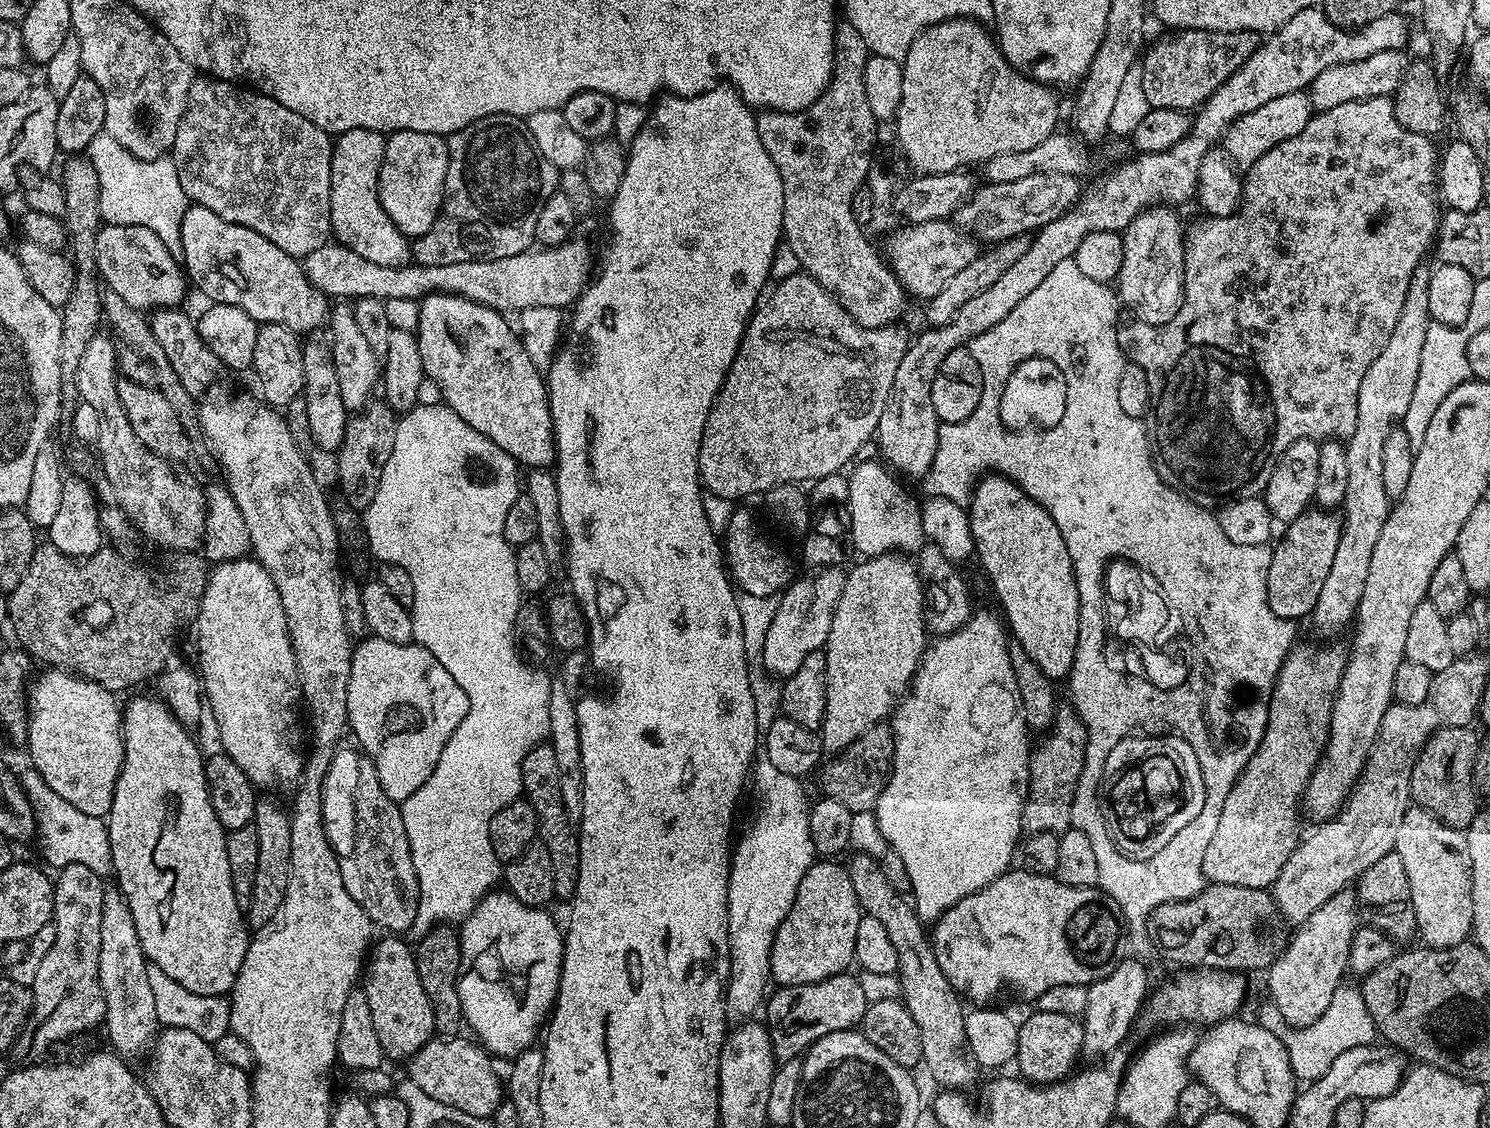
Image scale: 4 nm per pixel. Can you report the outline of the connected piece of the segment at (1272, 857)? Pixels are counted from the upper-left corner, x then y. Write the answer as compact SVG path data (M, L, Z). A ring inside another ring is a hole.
M1300 642L1288 652L1280 673L1276 675L1276 684L1272 687L1272 696L1268 700L1268 721L1264 736L1258 750L1250 758L1250 762L1246 762L1242 774L1234 782L1230 794L1226 794L1226 806L1222 806L1222 814L1218 818L1218 831L1210 841L1210 846L1206 846L1202 870L1207 883L1271 889L1282 866L1286 866L1286 858L1290 858L1290 854L1300 843L1304 791L1328 744L1332 703L1336 697L1338 682L1342 678L1342 670L1348 661L1345 645L1334 643L1338 642L1318 643L1320 646Z

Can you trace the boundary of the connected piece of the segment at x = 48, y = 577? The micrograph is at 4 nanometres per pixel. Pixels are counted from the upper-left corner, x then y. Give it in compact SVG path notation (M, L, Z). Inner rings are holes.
M50 542L37 543L34 550L34 558L30 558L30 566L23 576L22 582L18 582L16 589L7 597L8 606L7 619L12 620L12 628L16 631L16 636L20 639L19 647L30 654L33 661L44 663L44 666L51 666L56 670L71 672L77 676L94 682L98 686L102 686L106 691L113 694L121 694L127 688L132 688L135 684L140 684L143 680L151 681L153 678L159 677L165 668L169 667L172 651L176 648L176 635L180 632L183 624L191 625L197 614L200 612L200 599L204 597L204 591L208 585L208 574L210 565L203 555L197 554L195 551L181 551L179 554L173 555L171 558L172 565L165 572L156 572L151 576L144 568L139 568L132 560L127 560L120 552L108 546L101 546L93 556L85 556L77 558L75 556L67 556L62 554L62 550L58 550Z

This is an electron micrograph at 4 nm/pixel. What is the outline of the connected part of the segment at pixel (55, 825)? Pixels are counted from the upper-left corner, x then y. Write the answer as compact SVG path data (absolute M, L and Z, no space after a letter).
M28 770L22 776L22 783L24 793L32 804L32 813L36 815L36 836L40 840L40 848L45 858L53 864L53 869L59 870L68 864L81 864L101 874L111 873L112 855L105 821L96 824L100 817L82 814L82 810L70 806L66 798L58 798L58 794L46 786L46 782L35 770Z

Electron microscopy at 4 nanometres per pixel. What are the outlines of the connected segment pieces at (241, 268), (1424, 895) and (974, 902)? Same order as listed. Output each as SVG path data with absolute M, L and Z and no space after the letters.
M192 204L185 210L181 228L182 267L193 289L205 292L209 301L218 304L238 306L250 314L257 325L277 324L286 326L291 332L305 334L316 332L320 327L327 325L330 320L330 300L309 282L304 272L303 263L297 257L286 254L286 250L278 250L274 242L262 238L254 230L246 226L238 226L226 222L226 218L218 218L214 210L206 210L200 204Z
M1419 806L1409 807L1398 829L1394 851L1406 866L1410 878L1410 898L1414 902L1416 931L1419 939L1430 948L1449 948L1465 943L1472 936L1474 898L1470 846L1461 829L1444 824Z
M1009 870L1001 874L994 882L987 884L982 890L962 898L954 907L943 912L931 929L930 939L934 954L938 958L938 966L942 966L942 974L946 974L946 978L953 990L963 997L965 1001L973 1000L976 1003L973 1005L988 1006L991 1005L988 1003L1003 988L1017 988L1018 991L1025 992L1029 998L1035 998L1046 994L1046 990L1050 990L1050 986L1066 986L1067 984L1087 986L1106 978L1116 969L1118 957L1121 955L1121 953L1119 954L1120 943L1124 940L1124 928L1126 929L1126 921L1118 902L1114 902L1114 898L1110 898L1106 893L1100 891L1099 887L1079 888L1078 886L1064 884L1056 879L1055 875L1043 876L1042 874L1034 874L1023 870Z

